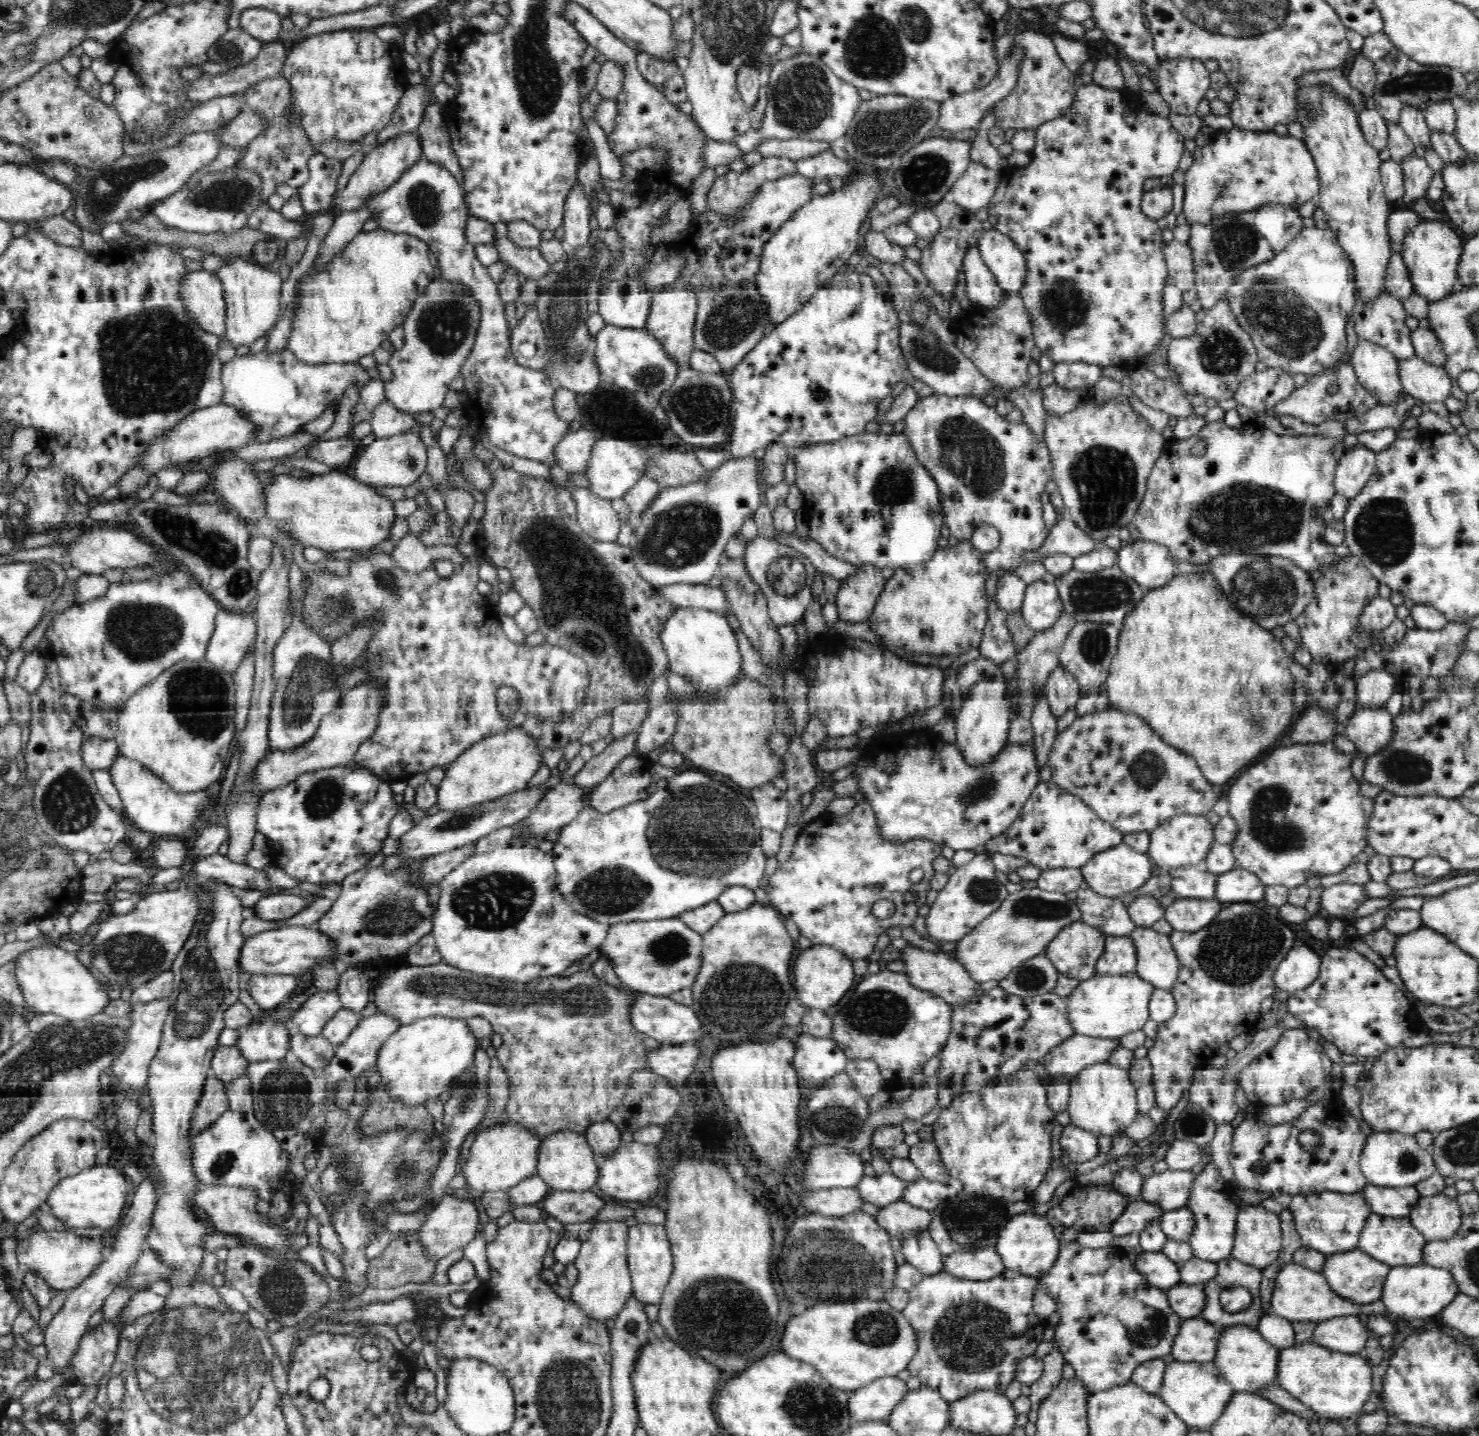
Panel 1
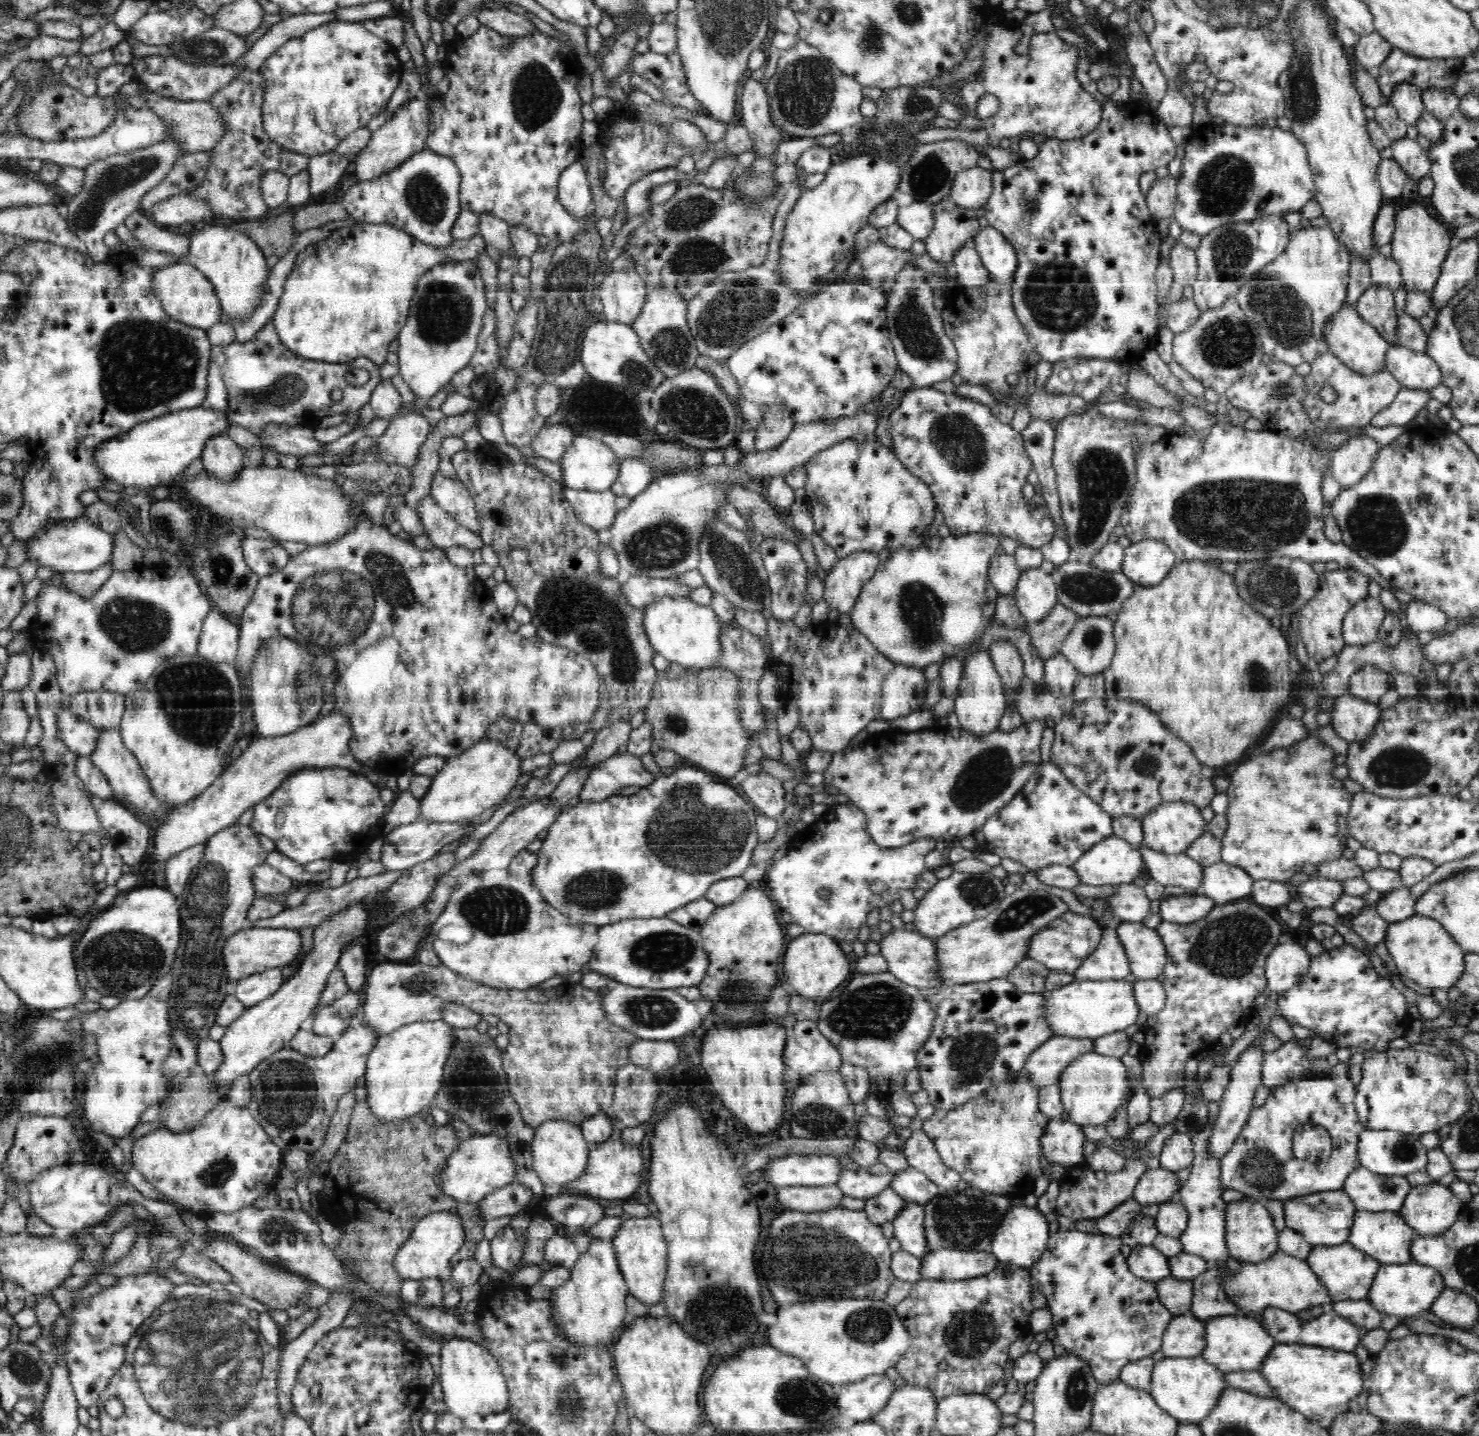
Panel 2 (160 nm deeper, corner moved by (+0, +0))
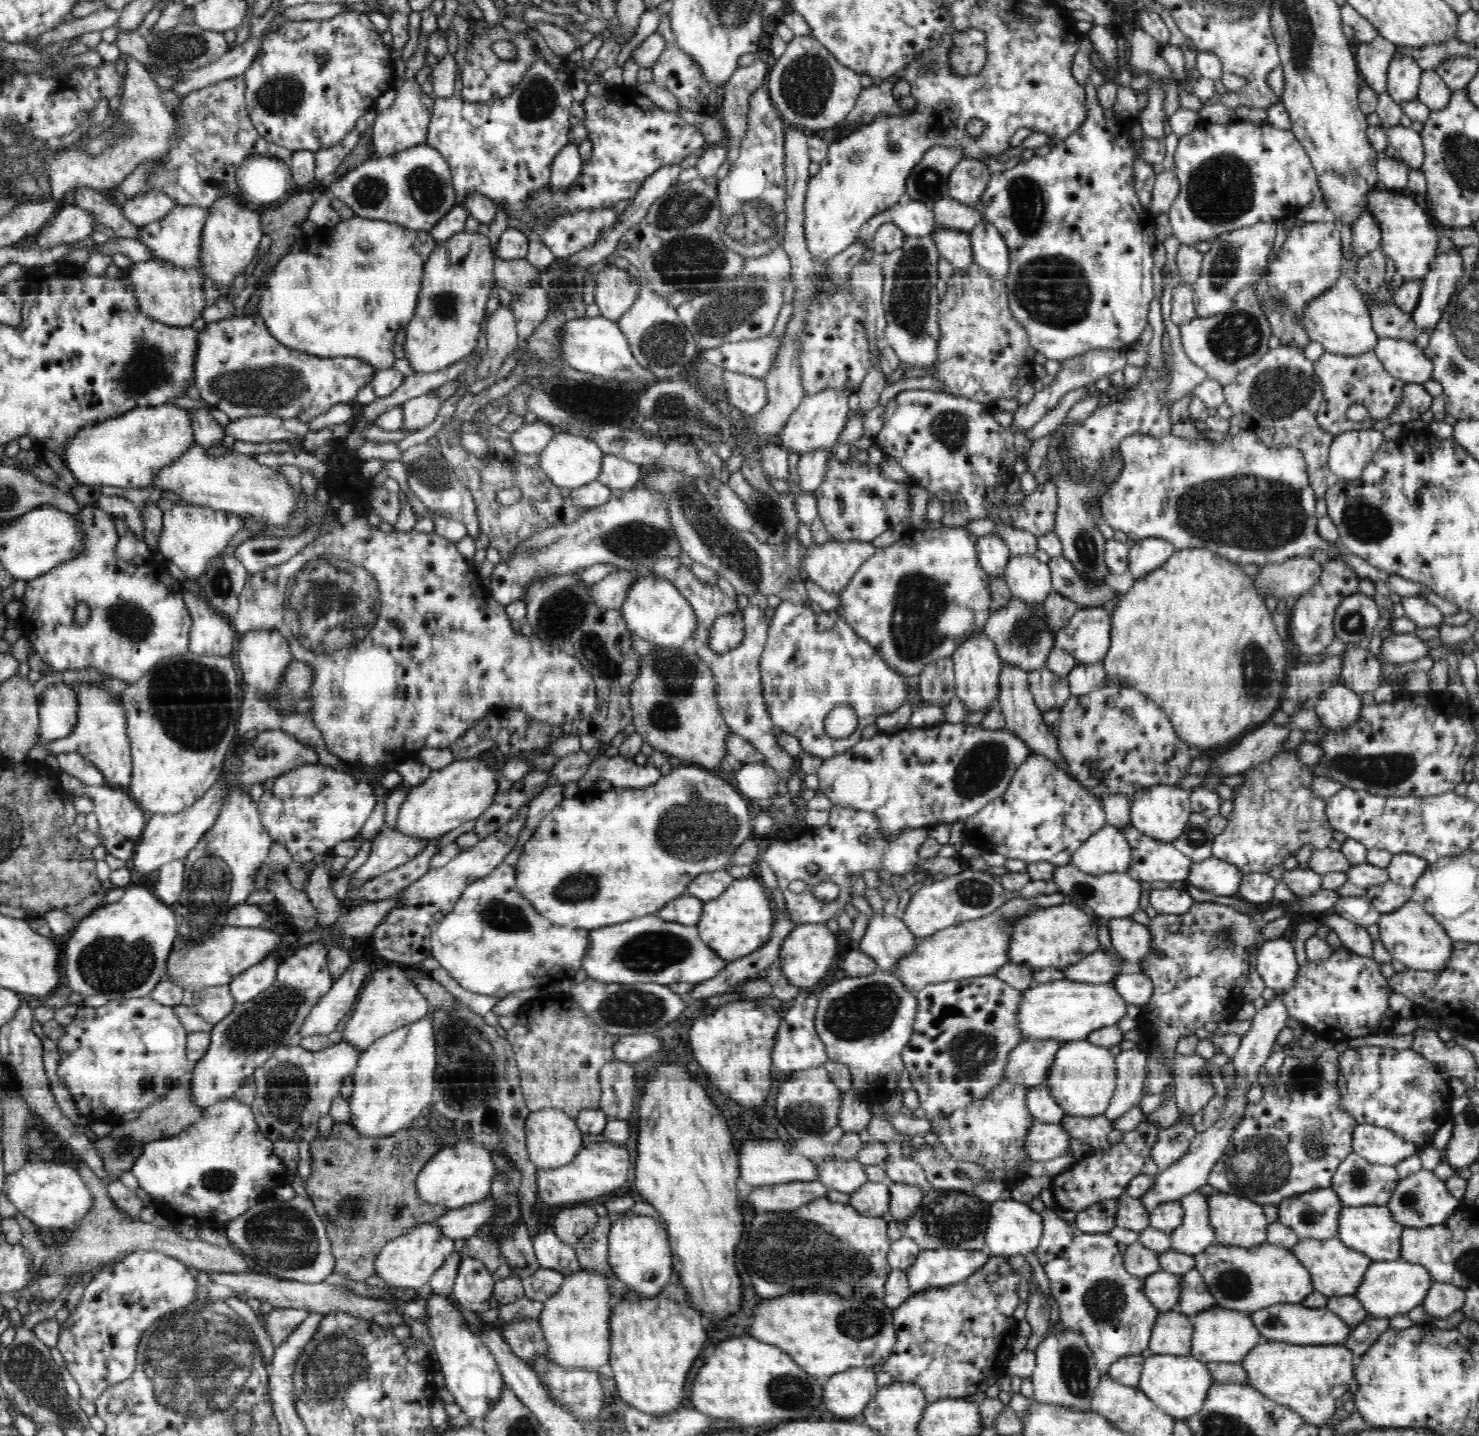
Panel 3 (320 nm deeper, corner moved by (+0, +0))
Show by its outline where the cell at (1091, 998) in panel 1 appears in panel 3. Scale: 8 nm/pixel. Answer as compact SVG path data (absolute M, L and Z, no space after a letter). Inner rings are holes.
M1066 978L1034 984L1023 992L1018 1005L1017 1025L1026 1039L1073 1041L1087 1038L1093 1030L1116 1025L1126 1016L1127 1001L1110 984L1073 982Z

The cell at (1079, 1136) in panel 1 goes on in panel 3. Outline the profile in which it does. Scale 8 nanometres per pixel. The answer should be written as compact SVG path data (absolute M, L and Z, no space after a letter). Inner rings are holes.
M1035 1121L1026 1136L1026 1151L1033 1162L1052 1160L1070 1153L1071 1136L1061 1123Z

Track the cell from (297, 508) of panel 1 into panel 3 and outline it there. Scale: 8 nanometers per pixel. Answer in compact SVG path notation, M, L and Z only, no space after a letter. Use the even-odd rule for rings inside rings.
M195 442L186 454L178 458L178 462L158 472L158 476L154 478L154 486L162 491L179 494L181 499L190 505L226 511L238 515L238 518L256 516L258 520L274 526L288 522L296 506L294 490L288 486L286 478L280 472L235 450L211 456L206 453L206 448Z

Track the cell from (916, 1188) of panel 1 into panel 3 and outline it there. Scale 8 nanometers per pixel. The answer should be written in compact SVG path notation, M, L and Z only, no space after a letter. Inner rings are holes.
M894 1148L893 1153L896 1153L894 1160L900 1160L900 1162L888 1162L885 1164L885 1171L889 1176L889 1180L897 1184L916 1185L924 1192L930 1191L931 1186L928 1184L924 1169L914 1162L912 1156L904 1157L898 1155Z

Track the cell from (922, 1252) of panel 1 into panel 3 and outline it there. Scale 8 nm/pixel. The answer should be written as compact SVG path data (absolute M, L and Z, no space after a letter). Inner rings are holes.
M891 1182L889 1211L894 1221L901 1225L906 1220L912 1220L912 1214L916 1214L918 1206L924 1200L925 1192L916 1185L897 1184Z

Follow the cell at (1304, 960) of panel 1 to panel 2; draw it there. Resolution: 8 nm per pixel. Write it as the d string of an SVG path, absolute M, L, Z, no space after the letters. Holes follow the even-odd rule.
M1294 942L1274 947L1266 959L1268 988L1278 994L1294 988L1310 970L1311 958L1306 949Z

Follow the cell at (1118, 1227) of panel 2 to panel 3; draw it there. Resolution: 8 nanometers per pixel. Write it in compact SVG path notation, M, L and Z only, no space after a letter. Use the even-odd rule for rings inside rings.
M1108 1200L1075 1214L1076 1219L1073 1224L1084 1233L1109 1233L1116 1227L1116 1214L1118 1214L1118 1204L1115 1200Z

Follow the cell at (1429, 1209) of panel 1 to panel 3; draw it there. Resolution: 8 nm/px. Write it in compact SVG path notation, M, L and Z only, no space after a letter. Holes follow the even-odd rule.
M1422 1167L1418 1172L1399 1180L1398 1187L1387 1206L1398 1224L1402 1224L1405 1228L1420 1229L1444 1224L1461 1206L1461 1203L1448 1192L1444 1180L1440 1180L1434 1171Z

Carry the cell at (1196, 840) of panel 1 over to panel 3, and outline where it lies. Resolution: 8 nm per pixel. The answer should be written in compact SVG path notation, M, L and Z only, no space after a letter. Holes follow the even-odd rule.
M1158 784L1158 786L1146 788L1146 790L1136 791L1129 801L1132 826L1150 839L1166 844L1173 843L1182 834L1190 813L1193 811L1191 791L1166 784Z

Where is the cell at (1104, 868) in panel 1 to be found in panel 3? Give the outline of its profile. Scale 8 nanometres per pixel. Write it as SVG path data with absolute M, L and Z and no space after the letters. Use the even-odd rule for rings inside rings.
M1106 823L1075 853L1071 863L1083 874L1130 873L1132 848L1121 830Z

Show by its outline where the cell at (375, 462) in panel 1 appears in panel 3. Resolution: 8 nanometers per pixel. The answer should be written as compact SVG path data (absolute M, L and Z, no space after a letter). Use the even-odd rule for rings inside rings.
M436 389L407 400L402 408L404 409L404 425L400 431L405 429L415 432L428 426L438 416L440 406L442 403Z

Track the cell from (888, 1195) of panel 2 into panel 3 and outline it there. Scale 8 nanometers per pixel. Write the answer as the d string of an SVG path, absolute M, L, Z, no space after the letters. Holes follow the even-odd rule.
M866 1182L860 1186L860 1189L850 1194L849 1206L852 1206L857 1212L869 1218L882 1218L889 1211L890 1206L890 1188L887 1183Z

